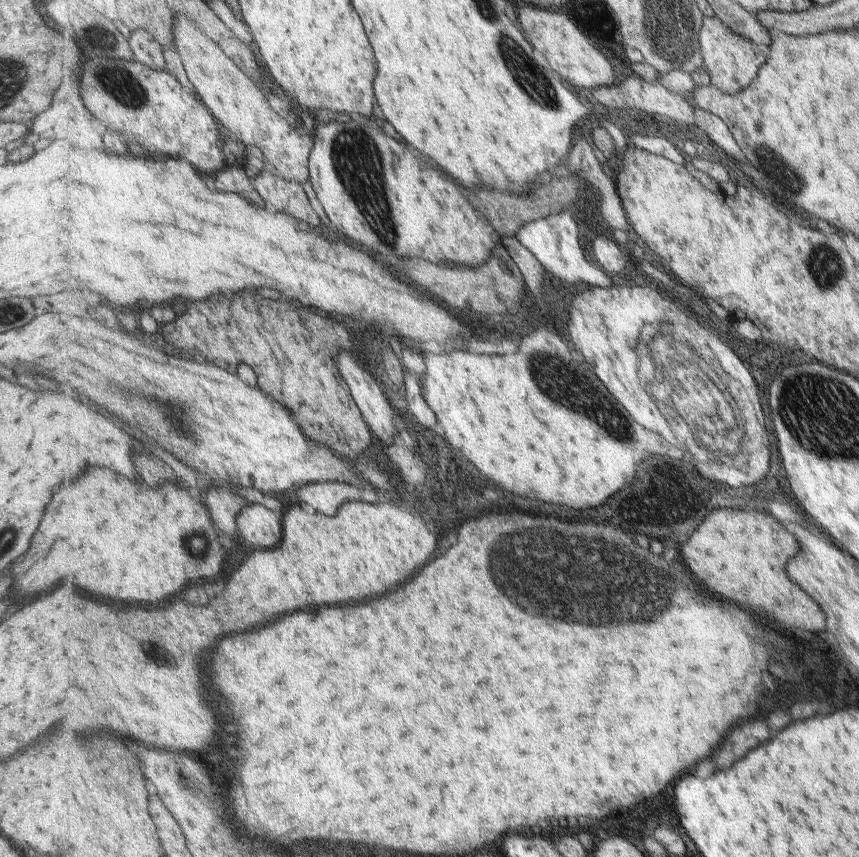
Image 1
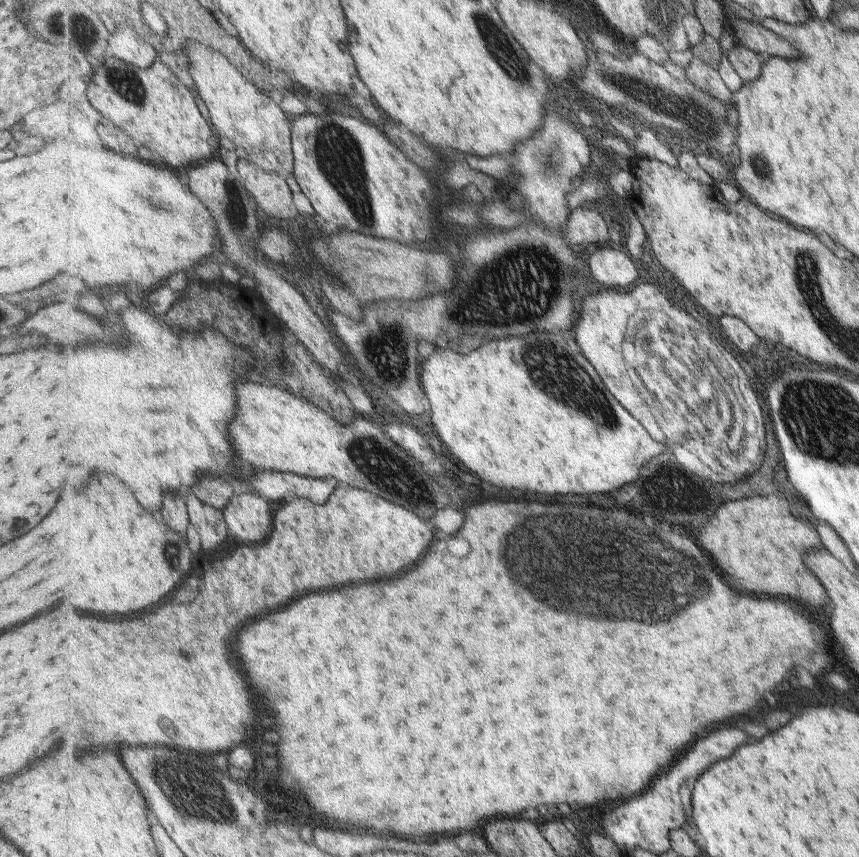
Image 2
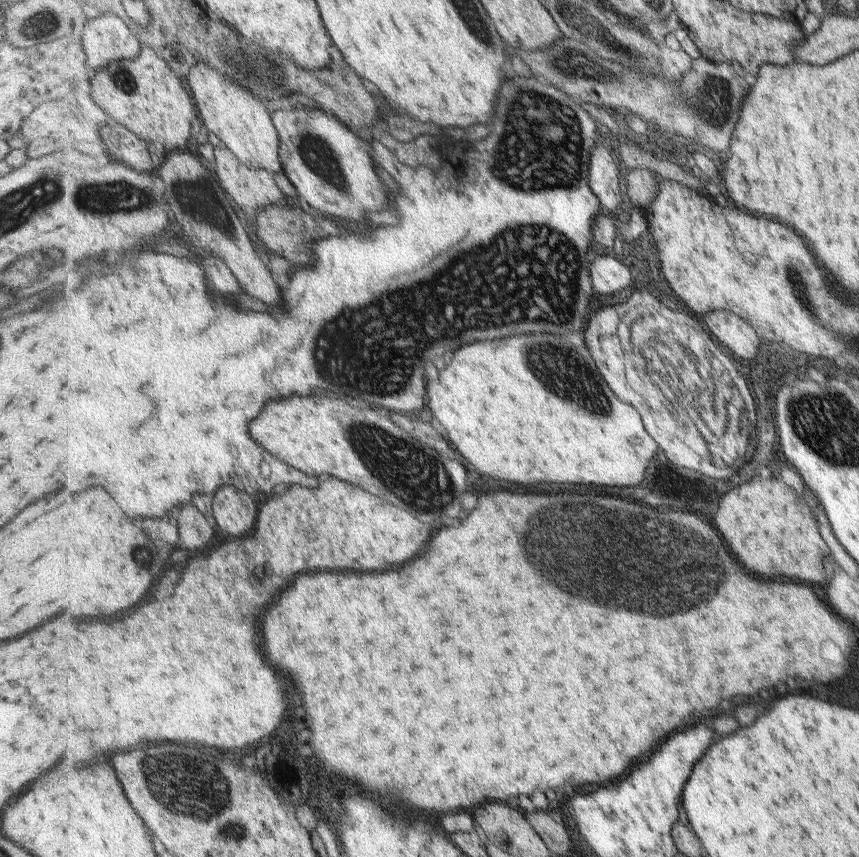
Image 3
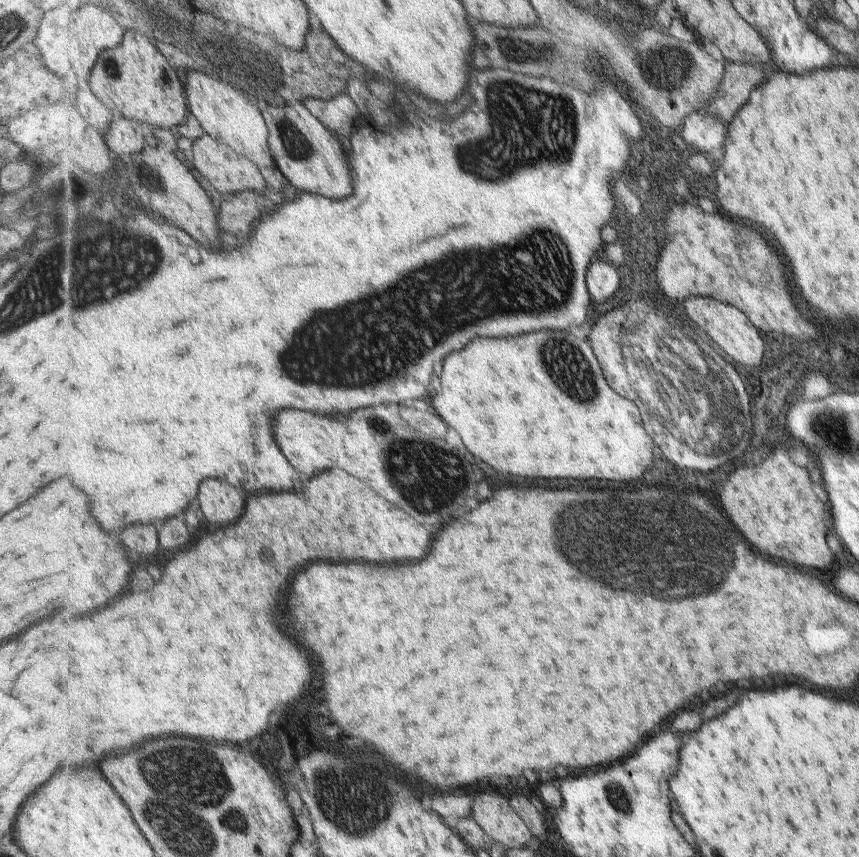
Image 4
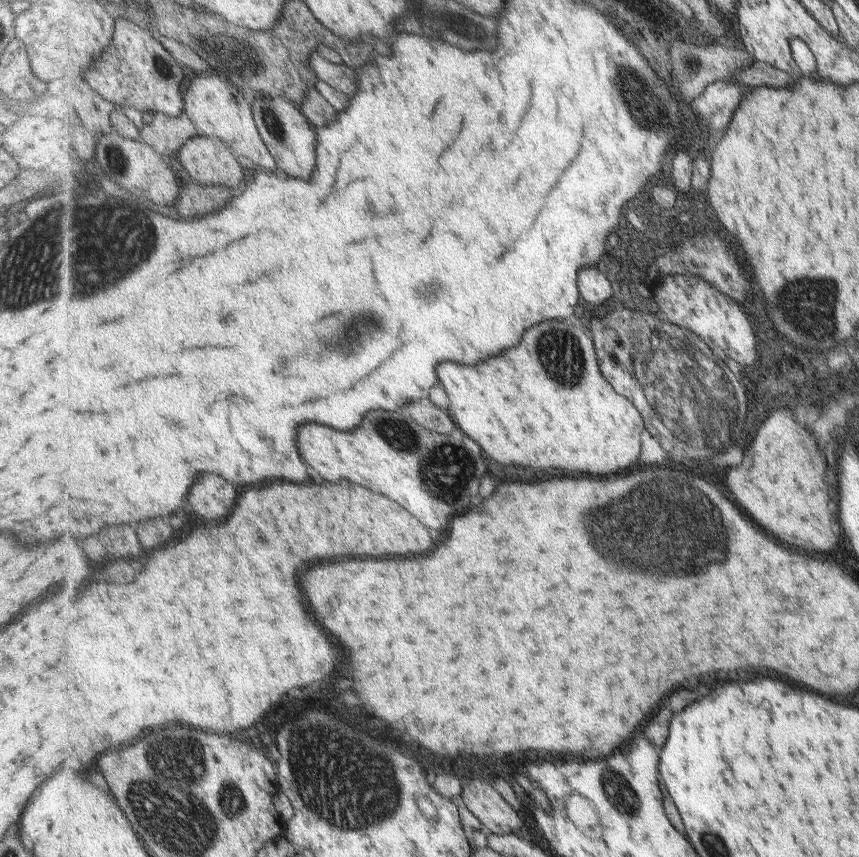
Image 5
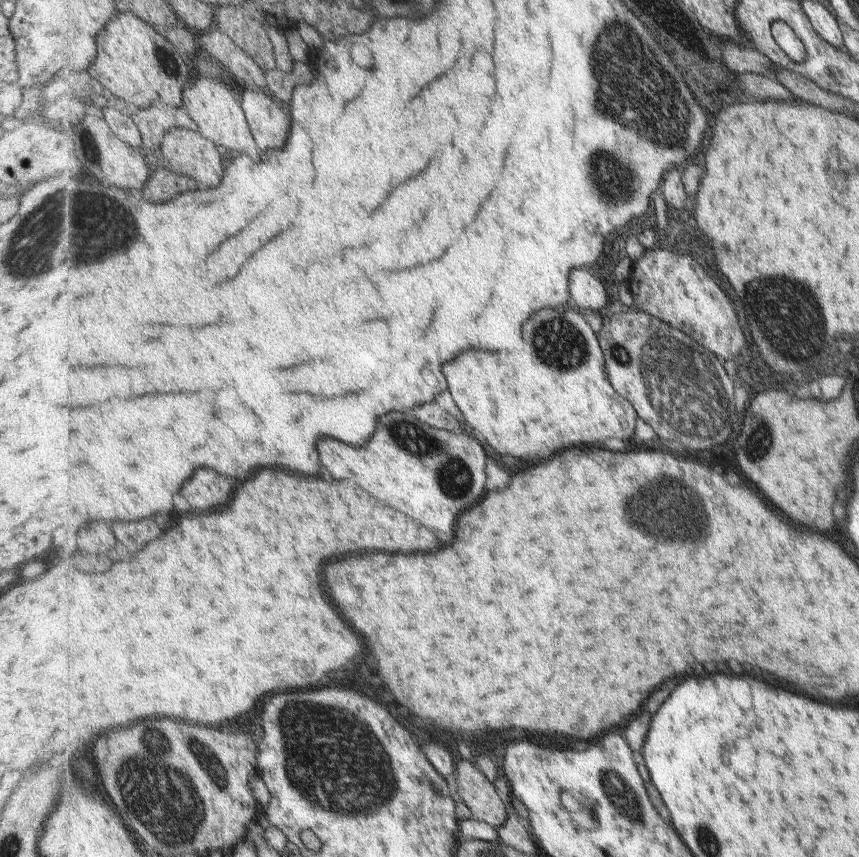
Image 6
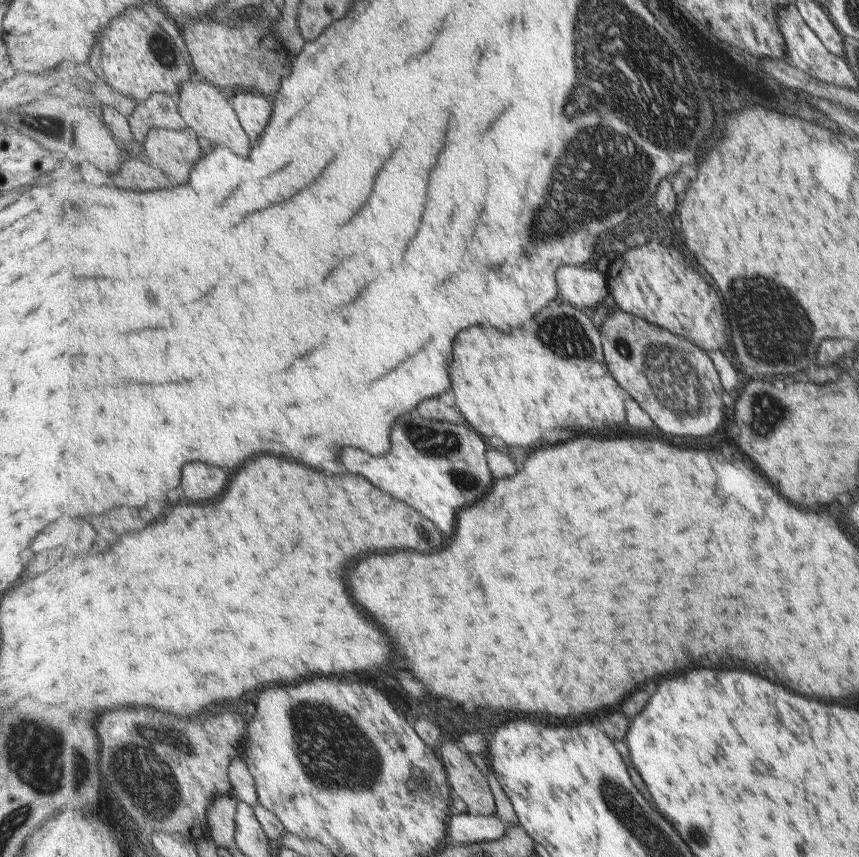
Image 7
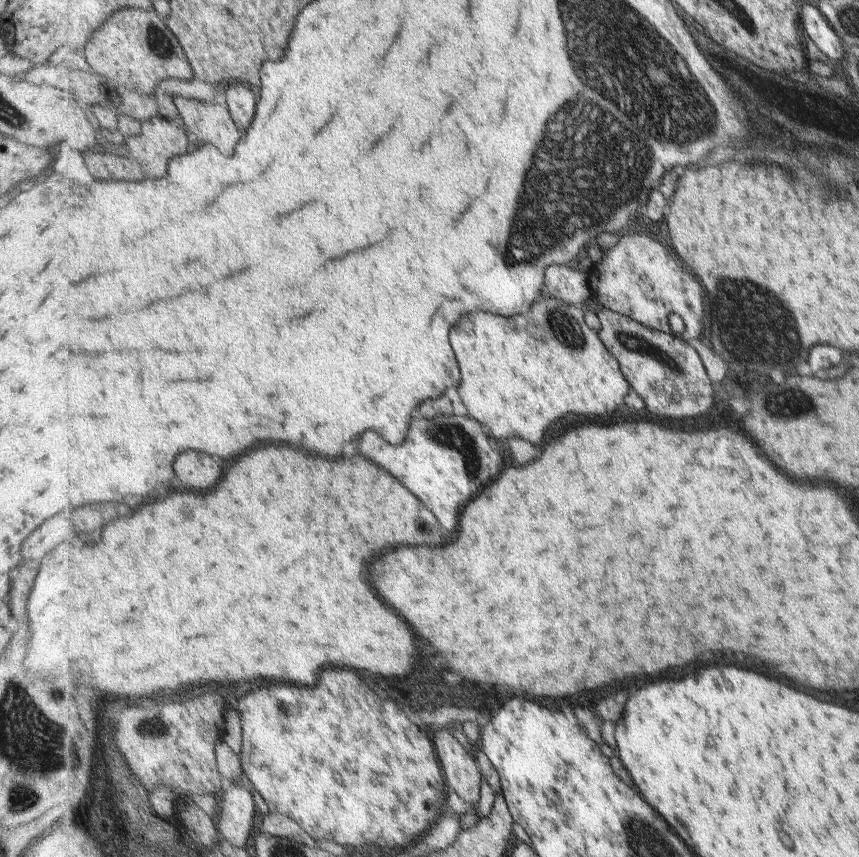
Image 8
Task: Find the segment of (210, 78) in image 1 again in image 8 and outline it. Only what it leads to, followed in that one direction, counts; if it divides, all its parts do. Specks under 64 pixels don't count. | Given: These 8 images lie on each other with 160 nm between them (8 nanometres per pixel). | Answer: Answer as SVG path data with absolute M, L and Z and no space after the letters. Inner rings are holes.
M176 96L174 101L182 116L181 120L191 134L195 134L201 142L219 146L227 156L235 154L241 132L235 126L235 118L224 101L204 102L184 96Z

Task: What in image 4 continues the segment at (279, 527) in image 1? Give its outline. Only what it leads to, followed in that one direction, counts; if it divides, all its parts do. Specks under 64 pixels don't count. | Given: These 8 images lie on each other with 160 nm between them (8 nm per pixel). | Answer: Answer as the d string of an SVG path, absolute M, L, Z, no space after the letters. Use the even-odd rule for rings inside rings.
M205 480L199 500L207 522L217 526L235 522L245 510L243 492L225 480Z

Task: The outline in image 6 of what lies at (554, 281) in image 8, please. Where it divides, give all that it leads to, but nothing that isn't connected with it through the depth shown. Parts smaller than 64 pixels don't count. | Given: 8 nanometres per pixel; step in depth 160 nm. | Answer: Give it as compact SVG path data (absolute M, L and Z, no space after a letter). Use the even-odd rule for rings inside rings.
M589 268L571 272L571 296L579 308L601 311L607 306L605 286L597 276L589 272Z

